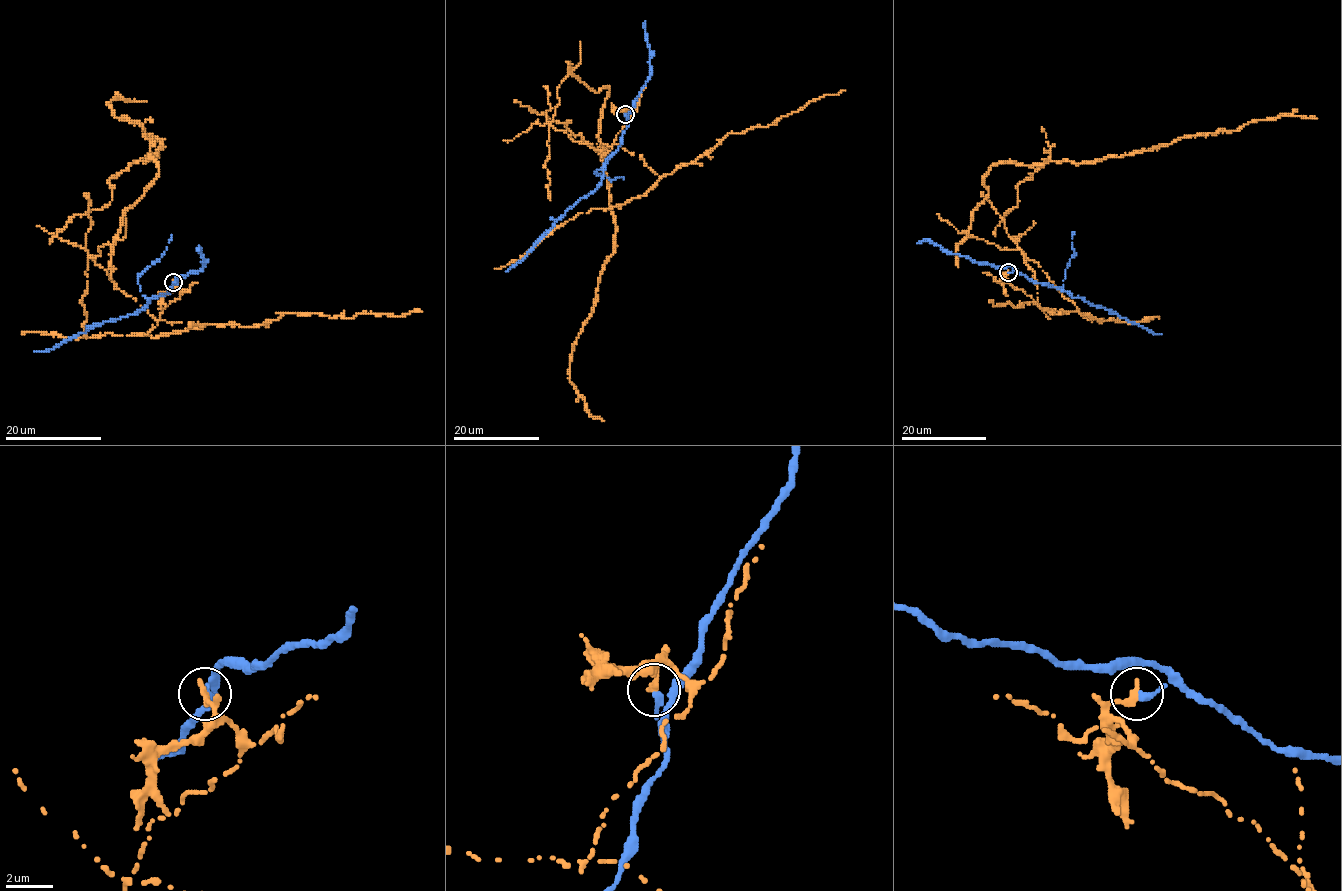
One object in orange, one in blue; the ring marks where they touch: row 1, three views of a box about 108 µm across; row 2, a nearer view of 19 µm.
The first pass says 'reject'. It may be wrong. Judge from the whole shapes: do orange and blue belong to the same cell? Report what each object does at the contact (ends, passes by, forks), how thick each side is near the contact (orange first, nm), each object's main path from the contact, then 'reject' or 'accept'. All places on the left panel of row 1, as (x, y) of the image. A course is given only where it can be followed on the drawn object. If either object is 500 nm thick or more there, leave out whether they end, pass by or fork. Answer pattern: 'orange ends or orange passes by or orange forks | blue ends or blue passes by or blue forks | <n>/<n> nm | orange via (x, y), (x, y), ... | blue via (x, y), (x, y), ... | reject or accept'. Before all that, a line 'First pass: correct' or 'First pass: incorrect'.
First pass: correct
orange ends | blue ends | 360/320 nm | orange via (173, 281), (180, 296), (157, 321), (88, 256), (158, 172), (146, 161), (162, 142), (108, 104), (146, 102) | blue via (173, 283), (168, 293), (149, 300), (144, 309), (92, 325), (52, 348), (33, 352) | reject

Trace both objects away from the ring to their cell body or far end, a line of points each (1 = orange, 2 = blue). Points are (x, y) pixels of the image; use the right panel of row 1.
1: (1008, 272), (1039, 307), (1018, 247), (968, 237), (996, 164), (1083, 164), (1283, 115), (1317, 119)
2: (1008, 273), (1021, 273), (1034, 282), (1064, 289), (1073, 297), (1114, 311), (1120, 317), (1162, 334)

